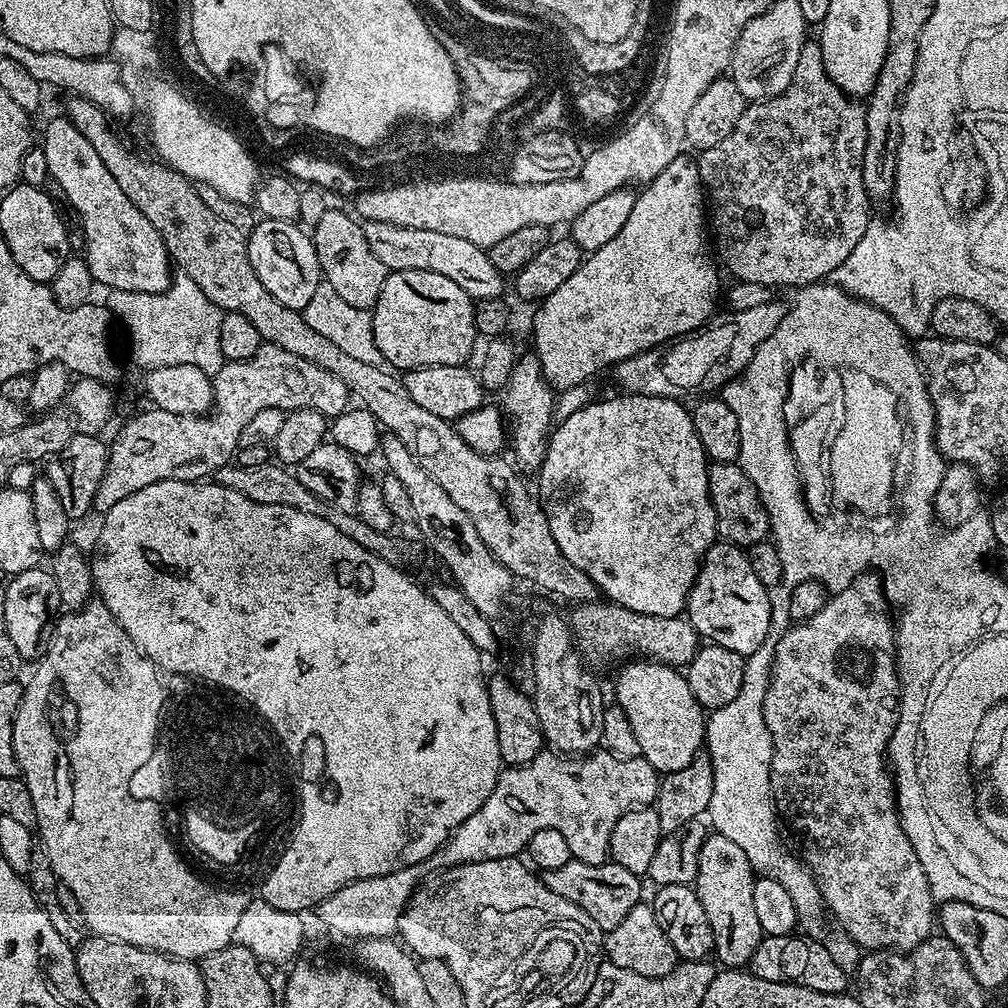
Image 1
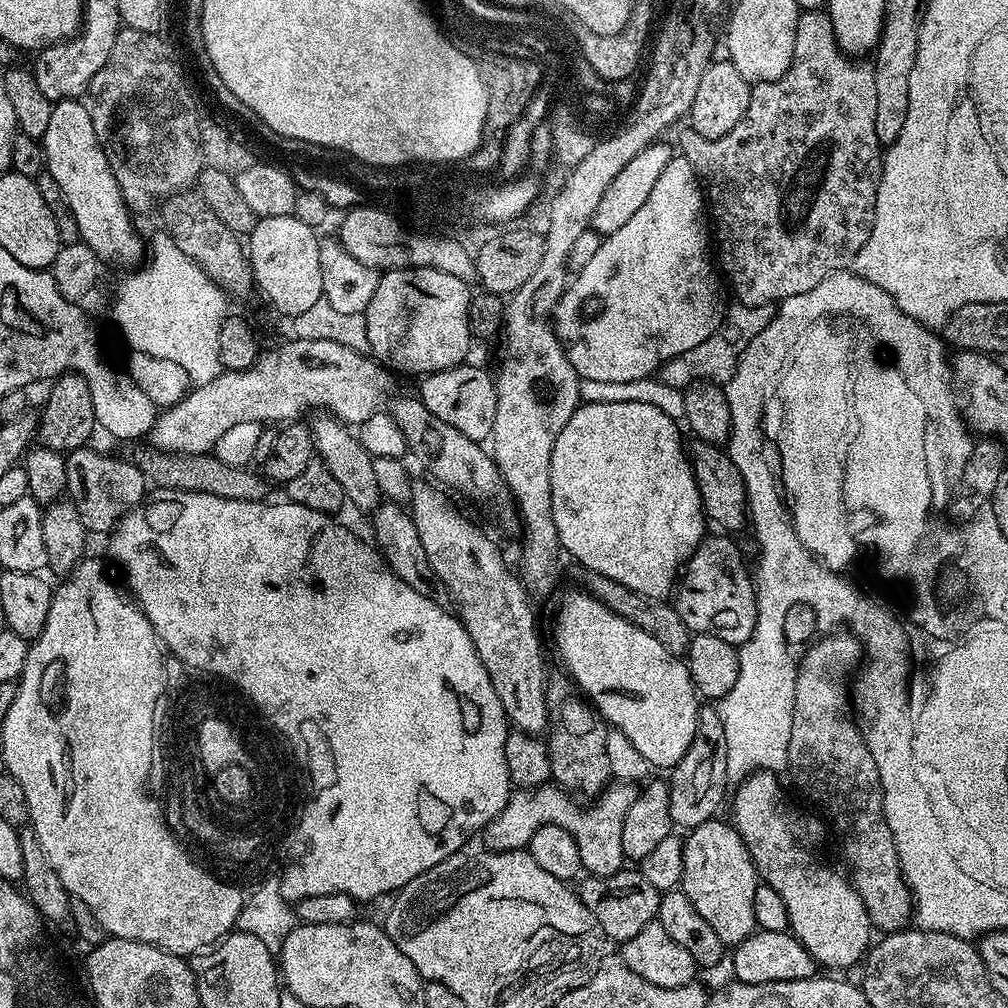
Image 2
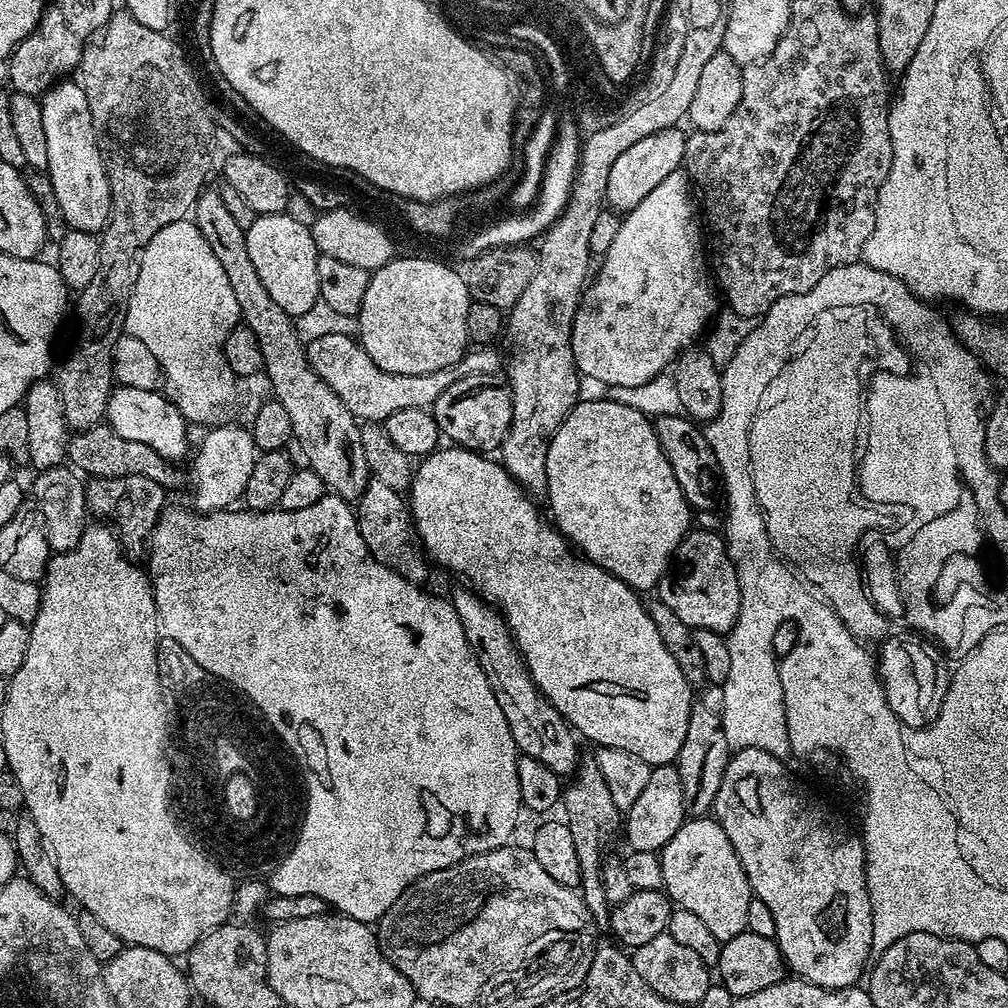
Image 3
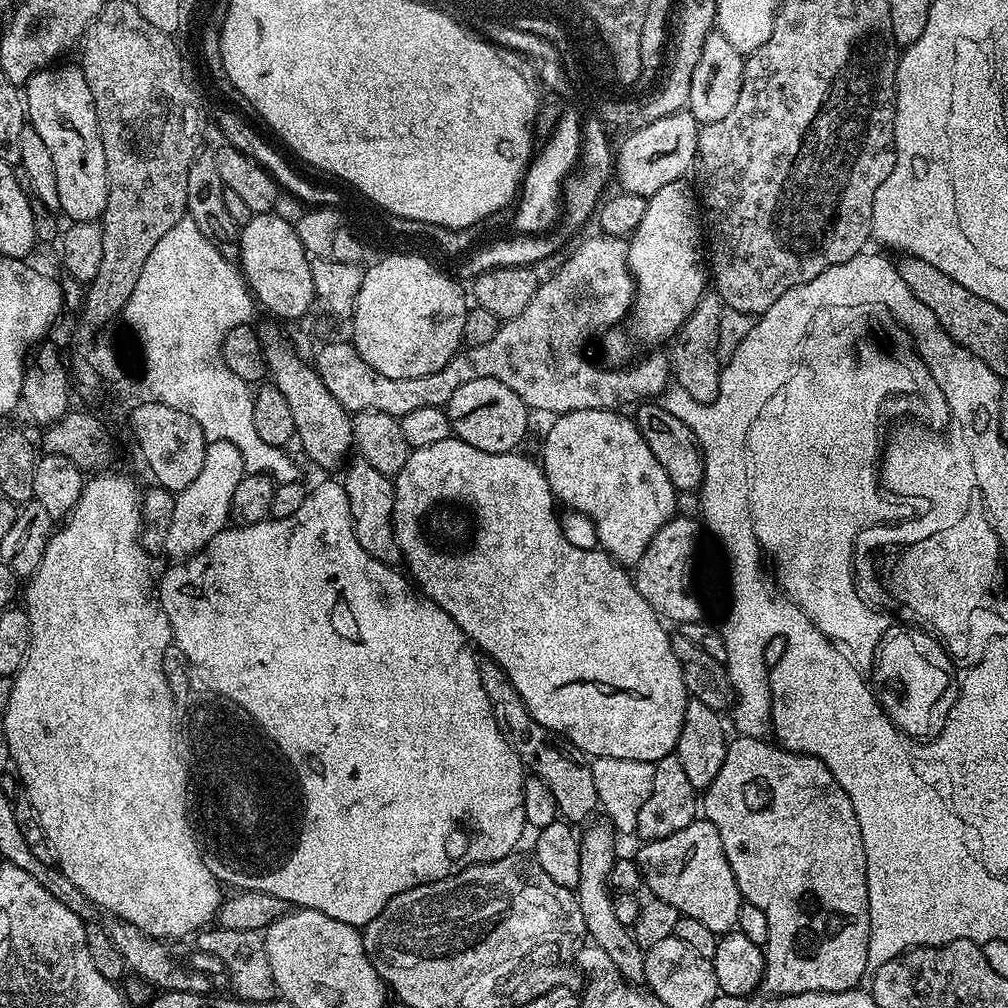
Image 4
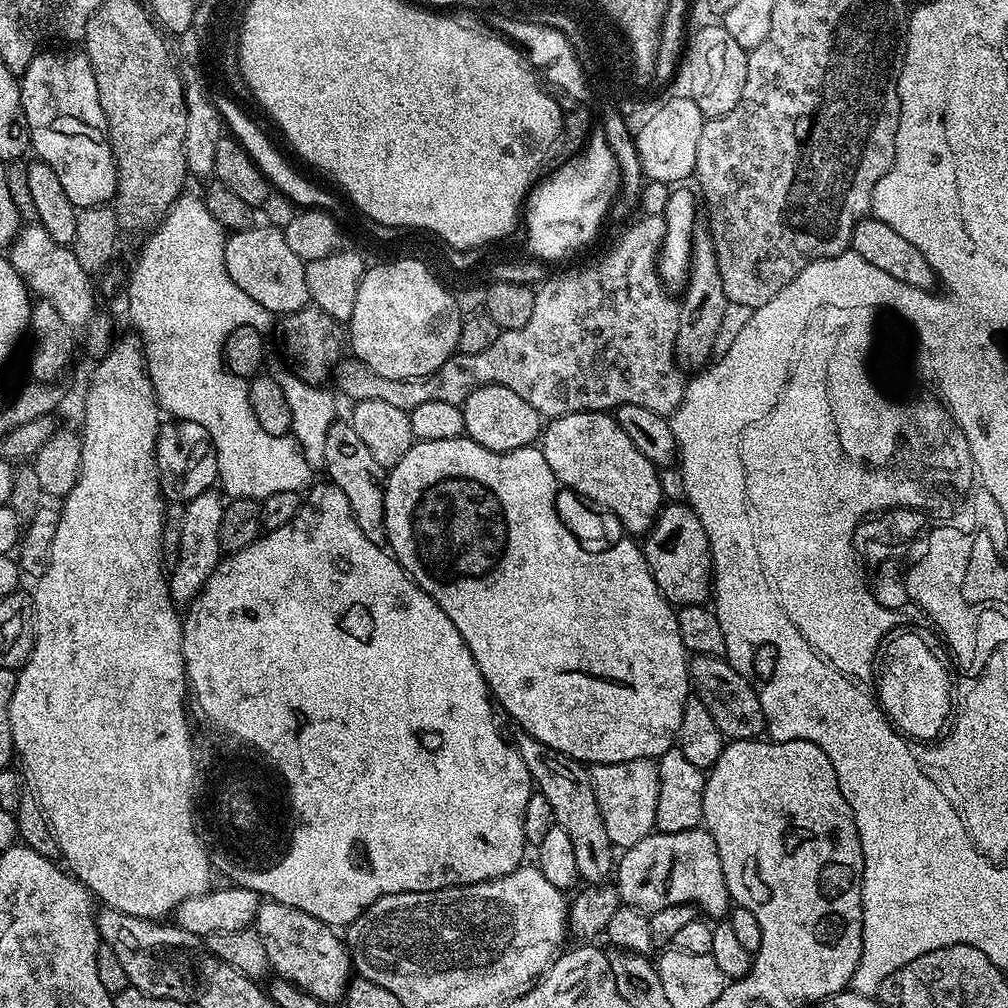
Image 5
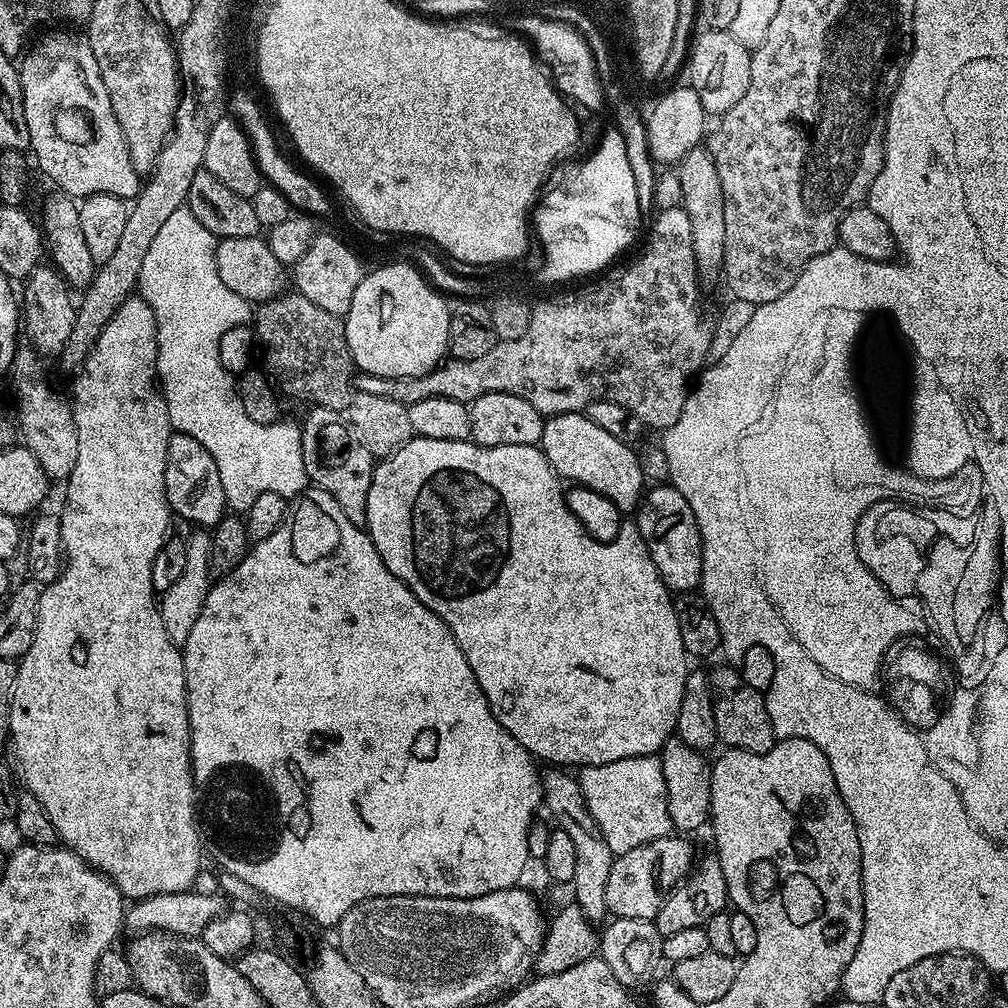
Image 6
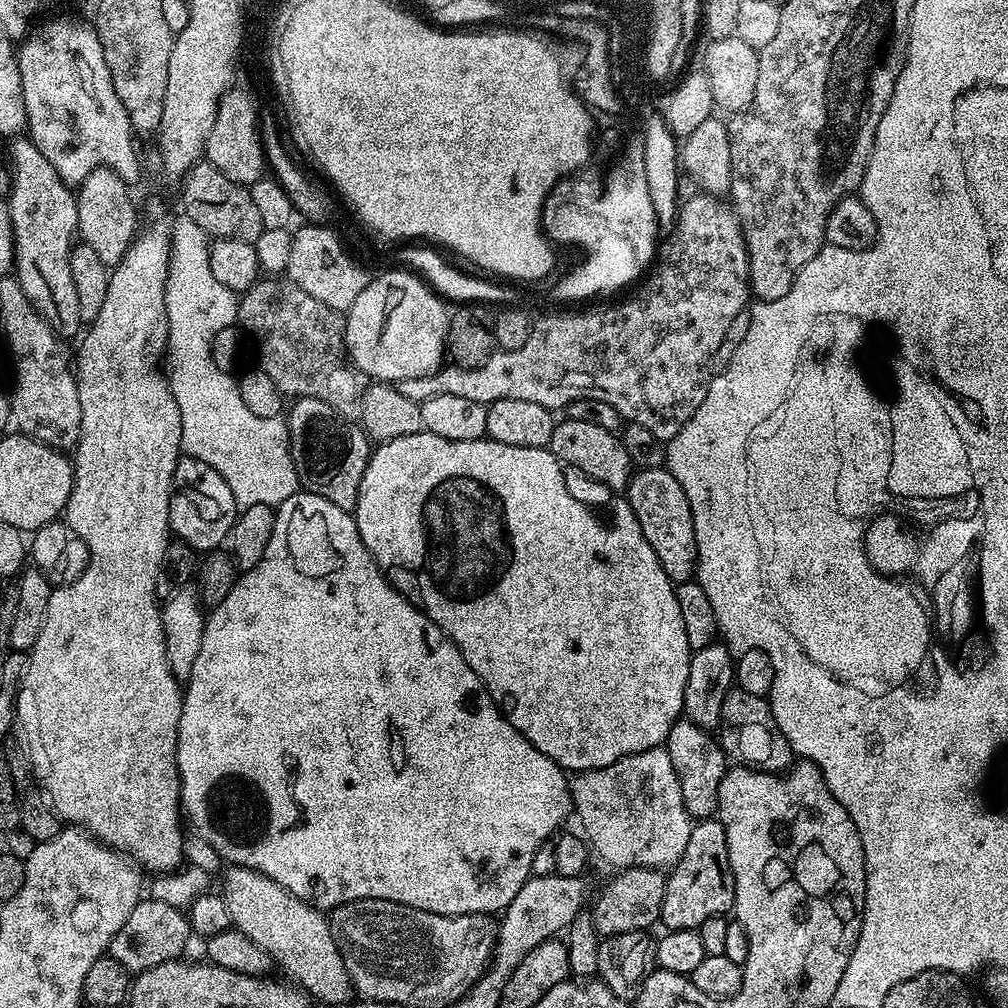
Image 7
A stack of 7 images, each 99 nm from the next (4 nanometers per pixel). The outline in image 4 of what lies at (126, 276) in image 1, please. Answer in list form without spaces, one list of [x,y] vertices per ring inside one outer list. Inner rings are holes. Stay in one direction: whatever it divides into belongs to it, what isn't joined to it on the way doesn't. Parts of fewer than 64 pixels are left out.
[[[75,63],[43,68],[36,72],[23,85],[22,95],[26,105],[26,120],[31,128],[38,130],[42,142],[50,149],[50,158],[54,158],[54,174],[58,174],[59,211],[65,212],[69,221],[99,221],[106,210],[108,197],[108,179],[106,178],[106,150],[102,150],[102,138],[98,130],[98,118],[94,110],[94,98],[90,86],[86,86],[84,71]]]

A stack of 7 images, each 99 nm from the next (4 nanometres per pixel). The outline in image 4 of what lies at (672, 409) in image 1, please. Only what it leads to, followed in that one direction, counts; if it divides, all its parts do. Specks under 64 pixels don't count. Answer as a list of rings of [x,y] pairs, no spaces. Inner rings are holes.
[[[603,408],[602,410],[574,410],[566,412],[555,417],[556,420],[548,428],[548,433],[544,436],[544,460],[542,459],[542,467],[544,469],[544,477],[548,480],[548,485],[552,491],[553,497],[561,505],[564,504],[568,508],[573,508],[576,512],[581,512],[584,516],[589,516],[596,523],[596,532],[600,535],[599,547],[607,552],[614,560],[620,561],[623,565],[629,565],[629,560],[639,562],[645,559],[646,553],[652,547],[652,541],[659,536],[661,530],[667,526],[668,521],[677,515],[676,507],[673,505],[674,489],[669,480],[666,479],[662,466],[656,464],[656,459],[652,451],[646,446],[646,438],[640,437],[638,426],[631,415],[623,416],[623,411]]]

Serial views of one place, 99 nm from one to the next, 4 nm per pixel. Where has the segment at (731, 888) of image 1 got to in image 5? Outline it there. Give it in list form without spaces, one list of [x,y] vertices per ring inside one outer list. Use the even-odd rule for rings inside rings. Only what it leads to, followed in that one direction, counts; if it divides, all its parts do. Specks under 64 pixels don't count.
[[[703,827],[691,828],[685,832],[657,832],[653,831],[652,835],[642,838],[642,842],[638,842],[634,846],[623,849],[621,858],[619,857],[618,863],[614,868],[614,887],[621,901],[627,907],[639,908],[641,912],[653,913],[663,908],[669,908],[675,904],[690,904],[695,906],[705,917],[713,918],[712,916],[720,916],[716,918],[724,918],[729,915],[730,912],[730,897],[728,895],[728,887],[726,886],[726,878],[722,874],[722,858],[718,858],[718,846],[714,846],[714,838]]]

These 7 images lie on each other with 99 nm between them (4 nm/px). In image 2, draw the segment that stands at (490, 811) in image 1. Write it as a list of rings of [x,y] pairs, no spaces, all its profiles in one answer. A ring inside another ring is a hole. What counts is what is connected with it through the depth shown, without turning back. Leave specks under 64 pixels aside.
[[[612,782],[600,793],[593,808],[579,808],[572,804],[573,797],[555,783],[541,784],[538,788],[513,791],[506,806],[485,826],[482,833],[483,847],[490,852],[515,852],[527,849],[534,830],[544,824],[562,826],[578,842],[581,869],[589,877],[612,876],[625,867],[622,850],[622,822],[626,822],[626,810],[634,806],[638,788],[632,782]]]

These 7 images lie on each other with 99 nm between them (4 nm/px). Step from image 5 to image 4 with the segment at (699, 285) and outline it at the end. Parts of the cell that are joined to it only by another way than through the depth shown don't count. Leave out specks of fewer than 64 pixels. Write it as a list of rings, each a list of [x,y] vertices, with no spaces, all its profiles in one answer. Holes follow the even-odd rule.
[[[715,290],[705,291],[693,312],[684,322],[667,345],[666,359],[670,365],[671,375],[675,383],[692,400],[710,404],[718,394],[722,361],[718,354],[718,338],[720,337],[720,317],[725,307],[720,303],[720,295]]]

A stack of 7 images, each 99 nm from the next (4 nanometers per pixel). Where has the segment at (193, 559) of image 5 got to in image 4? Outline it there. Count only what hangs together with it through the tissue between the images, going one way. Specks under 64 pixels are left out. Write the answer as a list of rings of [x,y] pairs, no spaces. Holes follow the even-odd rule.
[[[213,440],[206,450],[206,458],[202,458],[202,471],[186,490],[175,493],[176,505],[171,515],[169,537],[166,538],[164,552],[173,556],[173,561],[183,562],[189,557],[203,552],[208,543],[225,528],[229,527],[232,511],[230,498],[234,498],[234,490],[238,482],[245,476],[242,454],[238,454],[238,446],[225,440]]]

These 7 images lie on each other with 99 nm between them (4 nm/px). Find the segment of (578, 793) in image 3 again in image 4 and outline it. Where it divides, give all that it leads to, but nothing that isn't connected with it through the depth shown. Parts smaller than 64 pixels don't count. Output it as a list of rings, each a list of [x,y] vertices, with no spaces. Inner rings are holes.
[[[600,818],[597,824],[591,824],[589,823],[583,829],[585,832],[579,833],[580,865],[578,866],[578,886],[574,889],[576,901],[582,910],[584,930],[591,943],[606,950],[610,962],[614,962],[614,966],[618,966],[618,974],[622,974],[622,978],[628,983],[640,986],[644,984],[645,949],[638,946],[629,925],[618,922],[618,918],[614,918],[613,893],[610,891],[608,883],[610,870],[618,859],[618,852],[616,852],[618,833],[607,819]]]

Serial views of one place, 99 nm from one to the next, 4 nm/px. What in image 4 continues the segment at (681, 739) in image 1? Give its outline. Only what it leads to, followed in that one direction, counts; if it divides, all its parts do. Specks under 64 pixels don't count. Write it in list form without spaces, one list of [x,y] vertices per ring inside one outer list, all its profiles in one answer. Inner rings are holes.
[[[455,438],[434,442],[434,446],[411,449],[406,458],[406,466],[402,466],[402,470],[394,477],[396,497],[392,520],[401,545],[403,563],[408,563],[407,571],[418,585],[419,591],[429,600],[436,601],[436,605],[442,610],[446,610],[469,641],[481,653],[484,651],[483,655],[494,660],[508,675],[509,682],[514,690],[518,690],[534,722],[538,722],[548,729],[549,733],[563,738],[589,757],[634,758],[634,762],[655,764],[662,757],[675,753],[678,734],[682,734],[682,722],[690,699],[682,678],[682,670],[678,666],[678,658],[674,658],[672,636],[664,629],[665,621],[661,613],[642,591],[641,585],[632,581],[625,565],[595,547],[579,548],[564,533],[564,528],[556,517],[558,504],[548,480],[544,477],[543,467],[537,461],[535,464],[530,457],[519,456],[520,454],[516,450],[490,454],[486,450],[474,450],[474,446]]]

